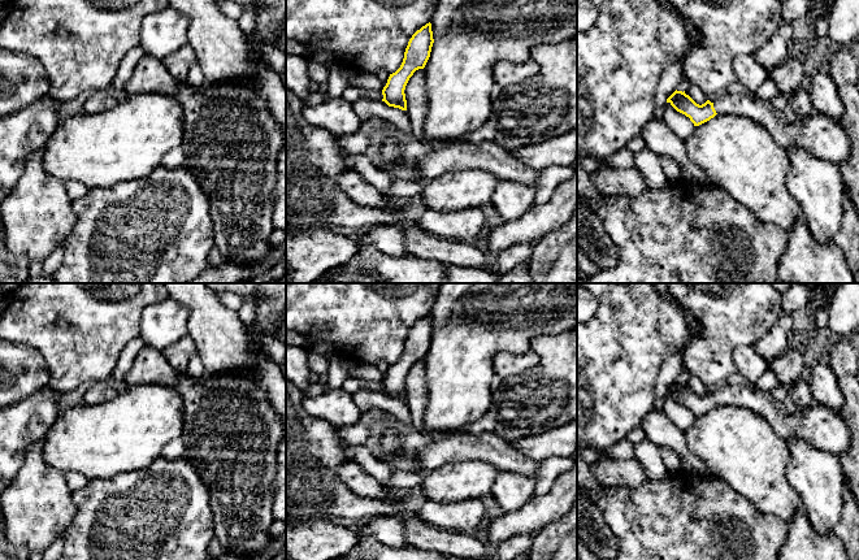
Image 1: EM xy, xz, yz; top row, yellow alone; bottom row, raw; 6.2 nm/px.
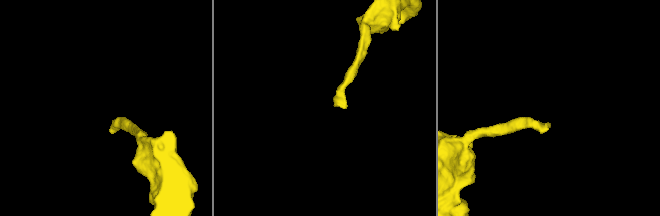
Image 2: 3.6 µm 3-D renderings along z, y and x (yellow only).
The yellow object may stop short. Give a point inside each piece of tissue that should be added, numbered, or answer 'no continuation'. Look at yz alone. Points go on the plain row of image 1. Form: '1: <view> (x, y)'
1: yz (820, 426)

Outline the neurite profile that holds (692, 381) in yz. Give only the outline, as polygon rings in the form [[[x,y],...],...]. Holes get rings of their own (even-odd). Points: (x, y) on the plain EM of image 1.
[[[694,374],[687,375],[685,385],[689,386],[699,396],[708,391],[708,387]]]

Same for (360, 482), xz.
[[[346,460],[339,466],[338,477],[353,494],[361,498],[373,500],[391,498],[390,490],[352,460]]]

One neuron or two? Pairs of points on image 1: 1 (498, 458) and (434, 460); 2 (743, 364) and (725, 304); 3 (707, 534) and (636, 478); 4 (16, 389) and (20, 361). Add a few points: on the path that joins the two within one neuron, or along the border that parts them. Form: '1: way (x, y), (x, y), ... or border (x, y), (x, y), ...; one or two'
1: way (482, 450), (450, 450); one
2: border (751, 344), (741, 344), (734, 350), (736, 370); two
3: border (646, 477), (638, 486), (612, 487); two
4: way (16, 382), (16, 370), (18, 368); one

